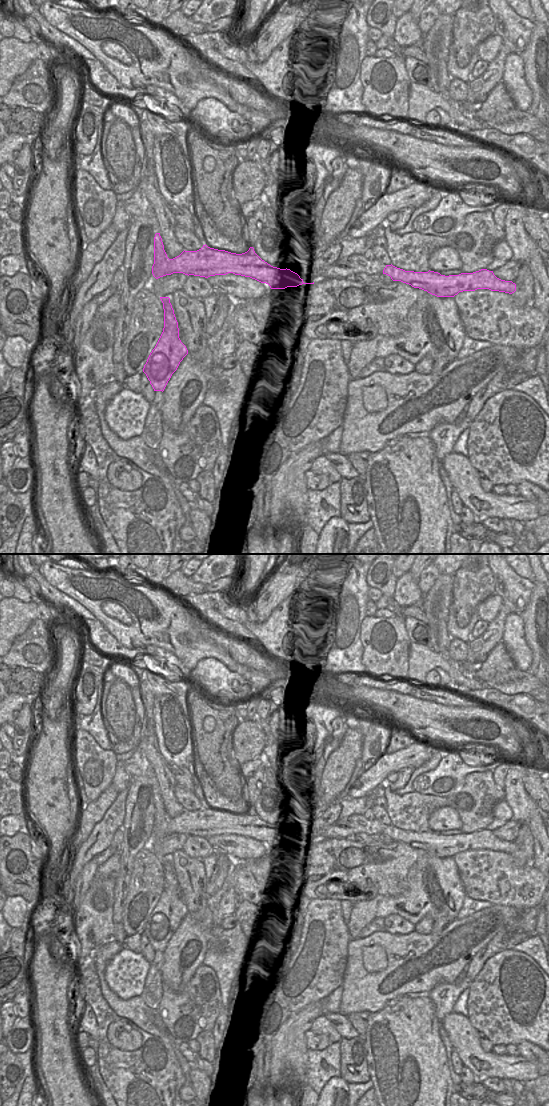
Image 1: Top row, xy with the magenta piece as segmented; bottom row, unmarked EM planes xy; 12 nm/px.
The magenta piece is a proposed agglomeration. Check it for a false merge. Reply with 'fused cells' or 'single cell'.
fused cells

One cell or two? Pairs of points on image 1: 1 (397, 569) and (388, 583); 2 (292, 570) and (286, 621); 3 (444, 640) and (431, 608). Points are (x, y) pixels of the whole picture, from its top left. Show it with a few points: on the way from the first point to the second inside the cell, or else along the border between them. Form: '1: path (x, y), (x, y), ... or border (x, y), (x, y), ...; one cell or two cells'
1: border (392, 564), (392, 574), (396, 579); two cells
2: border (305, 588), (296, 590), (288, 595), (271, 611); two cells
3: path (438, 632), (437, 616); one cell

